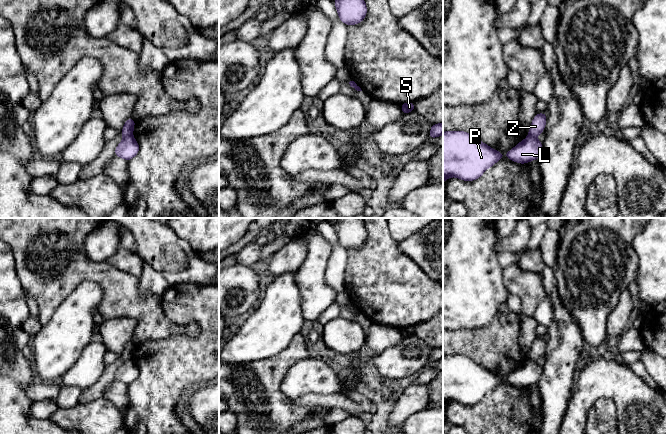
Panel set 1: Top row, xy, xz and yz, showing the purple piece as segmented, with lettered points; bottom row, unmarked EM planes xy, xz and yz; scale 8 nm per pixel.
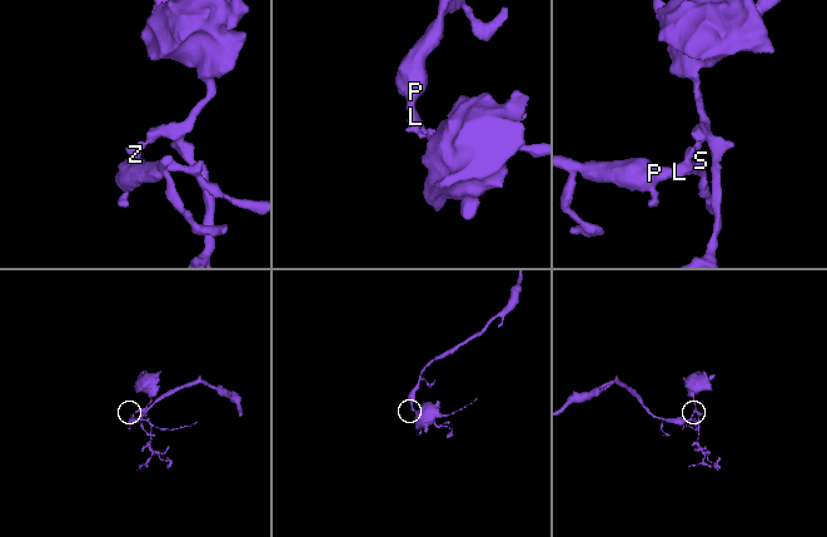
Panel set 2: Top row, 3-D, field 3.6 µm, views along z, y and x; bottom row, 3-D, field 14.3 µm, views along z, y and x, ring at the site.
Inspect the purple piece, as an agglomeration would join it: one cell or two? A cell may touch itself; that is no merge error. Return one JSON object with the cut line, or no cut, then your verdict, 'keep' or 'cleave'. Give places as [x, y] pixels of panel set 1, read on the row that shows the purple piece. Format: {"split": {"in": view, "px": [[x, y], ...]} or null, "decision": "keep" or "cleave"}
{"split": {"in": "xy", "px": [[131, 134], [124, 137]]}, "decision": "cleave"}

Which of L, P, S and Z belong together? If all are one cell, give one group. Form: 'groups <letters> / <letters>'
groups L P S / Z

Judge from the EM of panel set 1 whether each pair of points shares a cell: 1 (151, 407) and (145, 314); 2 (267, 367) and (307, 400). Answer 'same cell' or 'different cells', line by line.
1: different cells
2: different cells

